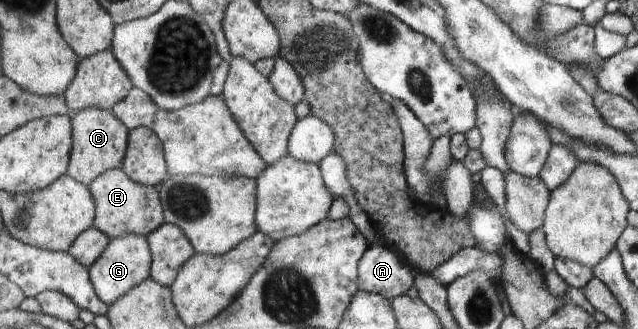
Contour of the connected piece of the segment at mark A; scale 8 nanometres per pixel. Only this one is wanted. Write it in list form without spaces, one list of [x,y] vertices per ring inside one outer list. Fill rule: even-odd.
[[[385,243],[371,244],[368,251],[363,255],[359,263],[359,289],[383,295],[391,300],[393,297],[407,294],[409,289],[415,285],[413,270],[403,263],[402,258]]]

